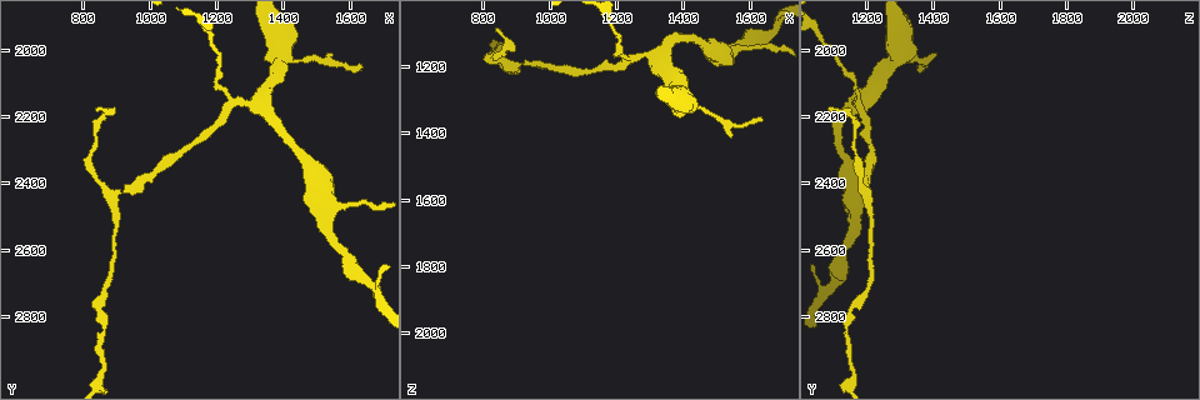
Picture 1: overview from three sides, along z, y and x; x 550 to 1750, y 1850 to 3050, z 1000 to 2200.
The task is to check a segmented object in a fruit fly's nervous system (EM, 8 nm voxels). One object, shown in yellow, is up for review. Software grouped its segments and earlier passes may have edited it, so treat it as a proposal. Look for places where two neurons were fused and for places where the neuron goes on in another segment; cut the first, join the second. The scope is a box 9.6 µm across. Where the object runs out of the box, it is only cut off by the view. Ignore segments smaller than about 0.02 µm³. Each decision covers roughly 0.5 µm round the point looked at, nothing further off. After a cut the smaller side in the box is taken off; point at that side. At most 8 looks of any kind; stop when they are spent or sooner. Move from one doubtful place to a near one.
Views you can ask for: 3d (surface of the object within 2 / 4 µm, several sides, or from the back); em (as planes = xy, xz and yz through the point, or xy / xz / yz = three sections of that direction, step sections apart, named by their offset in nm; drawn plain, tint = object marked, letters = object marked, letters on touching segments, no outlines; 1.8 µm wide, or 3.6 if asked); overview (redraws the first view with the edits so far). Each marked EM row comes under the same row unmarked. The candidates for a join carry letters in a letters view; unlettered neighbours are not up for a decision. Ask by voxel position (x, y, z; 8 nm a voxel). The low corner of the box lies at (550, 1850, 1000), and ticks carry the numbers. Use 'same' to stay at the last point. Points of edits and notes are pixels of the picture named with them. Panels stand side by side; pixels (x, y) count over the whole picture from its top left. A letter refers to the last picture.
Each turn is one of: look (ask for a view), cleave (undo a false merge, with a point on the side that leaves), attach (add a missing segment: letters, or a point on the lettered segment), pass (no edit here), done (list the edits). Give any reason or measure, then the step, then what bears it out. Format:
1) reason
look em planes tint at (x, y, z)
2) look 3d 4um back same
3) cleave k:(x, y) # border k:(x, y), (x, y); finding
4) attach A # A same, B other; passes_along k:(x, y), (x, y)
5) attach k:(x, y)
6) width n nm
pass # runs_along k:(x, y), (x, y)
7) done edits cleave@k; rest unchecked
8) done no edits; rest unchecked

look 3d 4um at (1640, 2060, 1360)

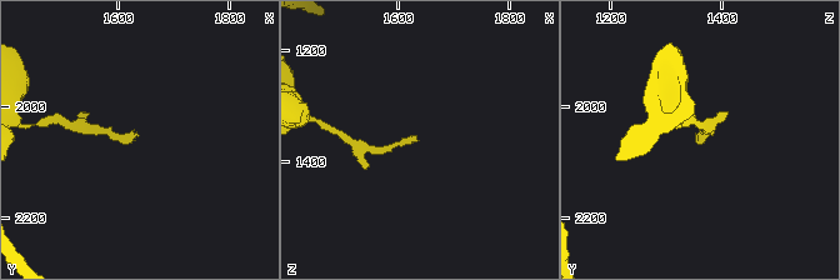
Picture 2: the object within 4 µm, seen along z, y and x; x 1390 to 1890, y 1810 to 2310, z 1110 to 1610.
need the tissue
look em xz step 16 tint at (1640, 2050, 1365)

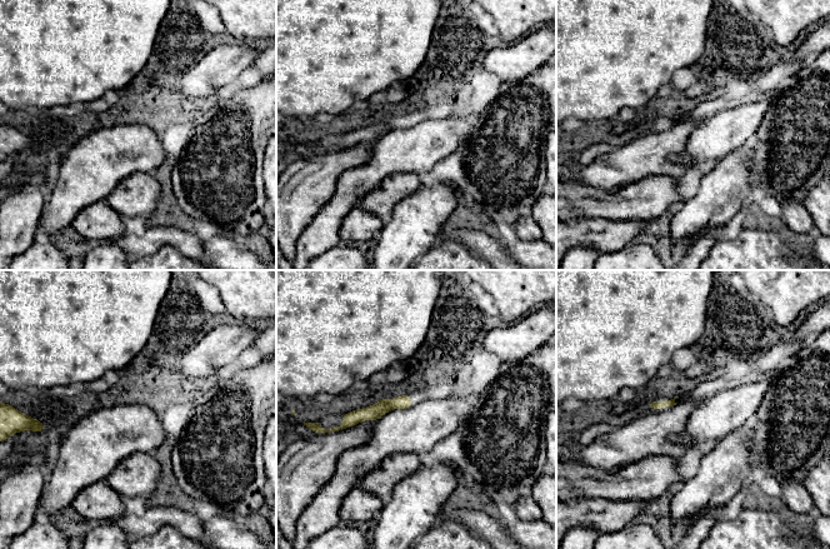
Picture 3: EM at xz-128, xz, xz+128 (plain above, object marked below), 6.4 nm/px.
look em planes letters same

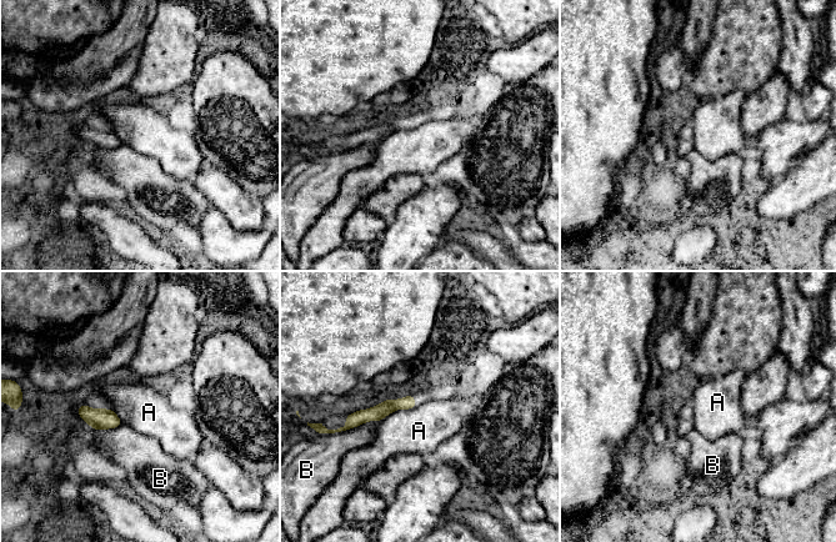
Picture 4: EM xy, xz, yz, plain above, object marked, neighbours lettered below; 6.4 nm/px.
pass # A other, B other; runs_along 4:(411, 399), (349, 425); no lettered segment goes on from it

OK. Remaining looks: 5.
side arm on a straight run
look em yz step 4 tint at (1390, 2030, 1290)

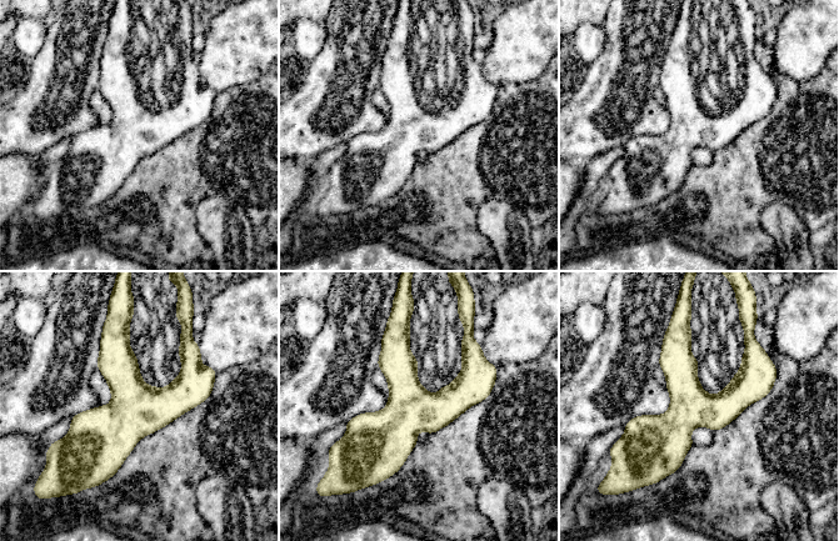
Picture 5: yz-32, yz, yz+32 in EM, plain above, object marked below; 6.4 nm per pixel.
look em xy step 8 letters same

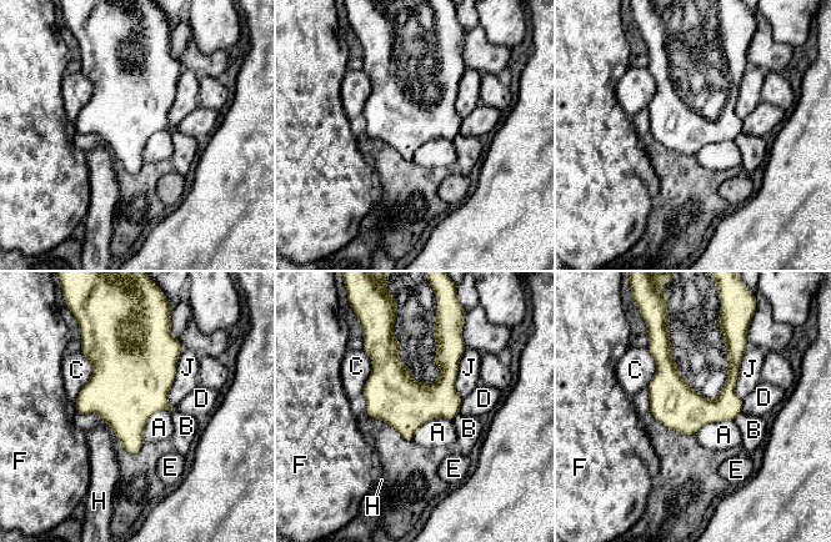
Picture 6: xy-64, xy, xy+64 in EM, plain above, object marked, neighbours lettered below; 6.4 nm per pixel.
longest_contact J 400 nm
pass # A other, B other, C other, D other, E other, F other, H other, J other; border 6:(169, 411), (149, 418), (144, 442); continuous, no second neuron

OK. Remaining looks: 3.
an open end
look em xz step 4 letters at (840, 2170, 1090)

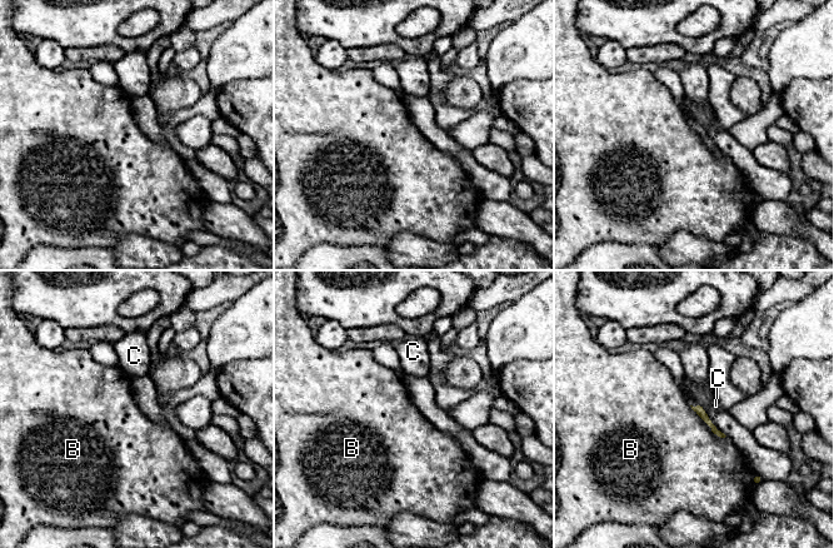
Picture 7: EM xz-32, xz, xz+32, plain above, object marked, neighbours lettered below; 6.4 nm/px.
longest_contact B 320 nm
pass # B other, C other; none of them fits

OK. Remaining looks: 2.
done no edits; rest unchecked

